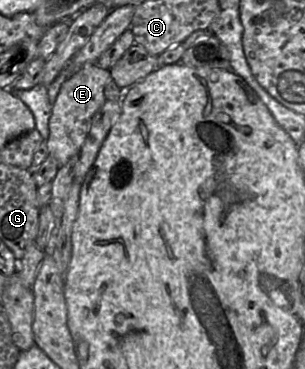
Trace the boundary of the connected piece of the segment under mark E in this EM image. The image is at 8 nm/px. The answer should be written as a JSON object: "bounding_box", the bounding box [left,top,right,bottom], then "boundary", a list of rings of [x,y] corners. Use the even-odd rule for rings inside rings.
{"bounding_box":[47,63,112,167],"boundary":[[[93,63],[85,65],[62,83],[52,107],[47,139],[48,154],[55,158],[59,167],[65,165],[73,156],[79,155],[92,118],[106,101],[104,88],[110,79],[112,78],[109,70]]]}

